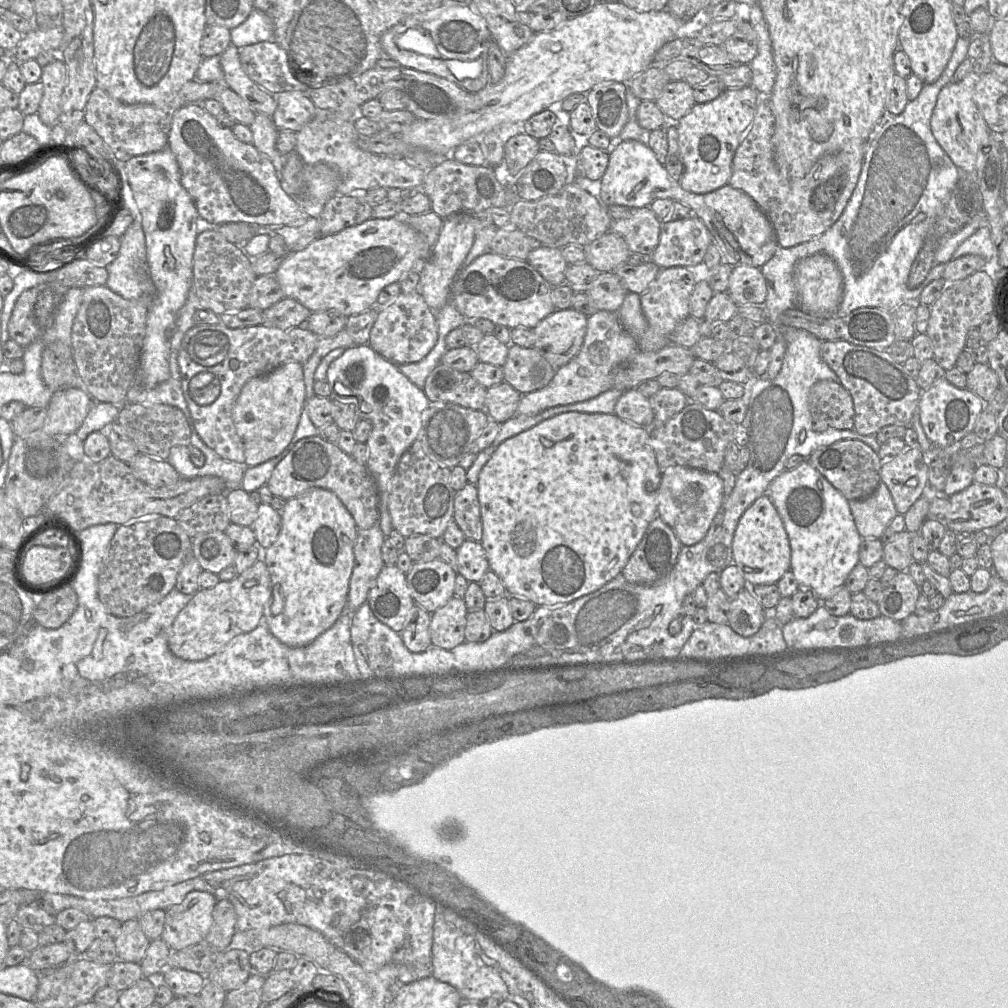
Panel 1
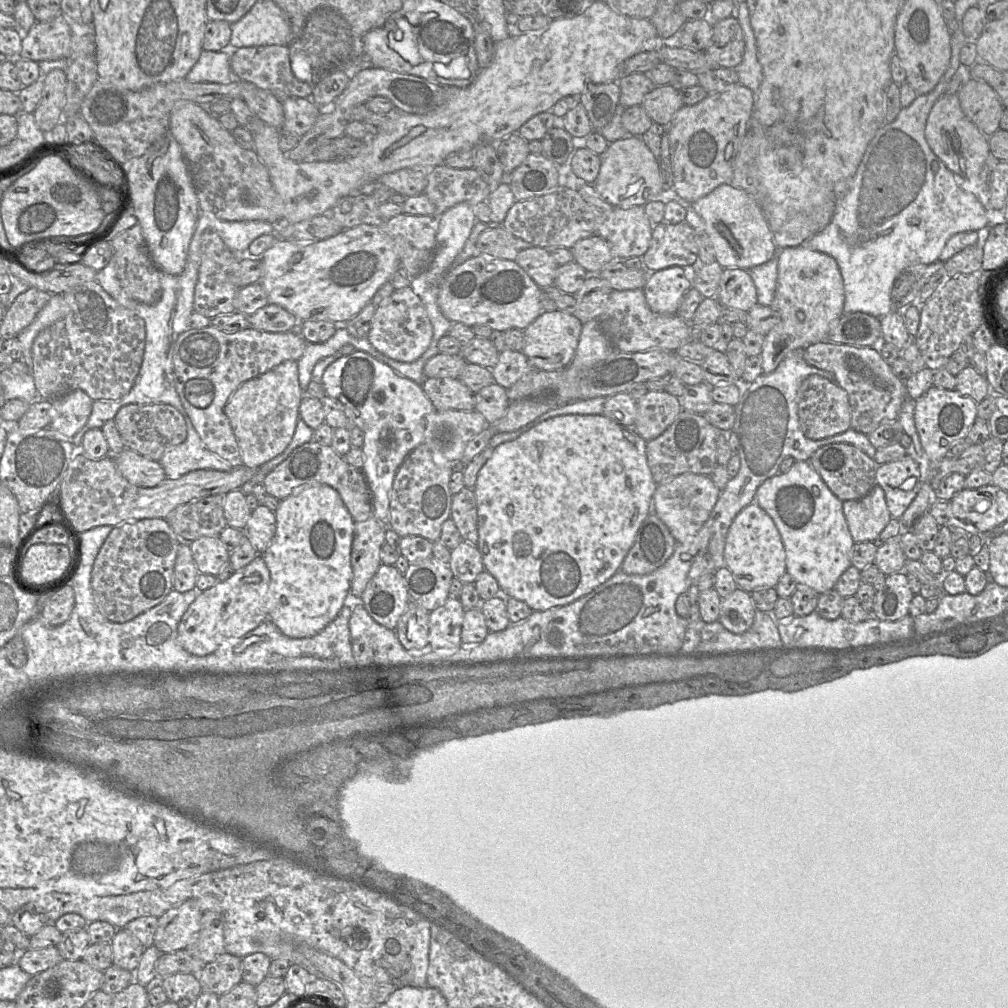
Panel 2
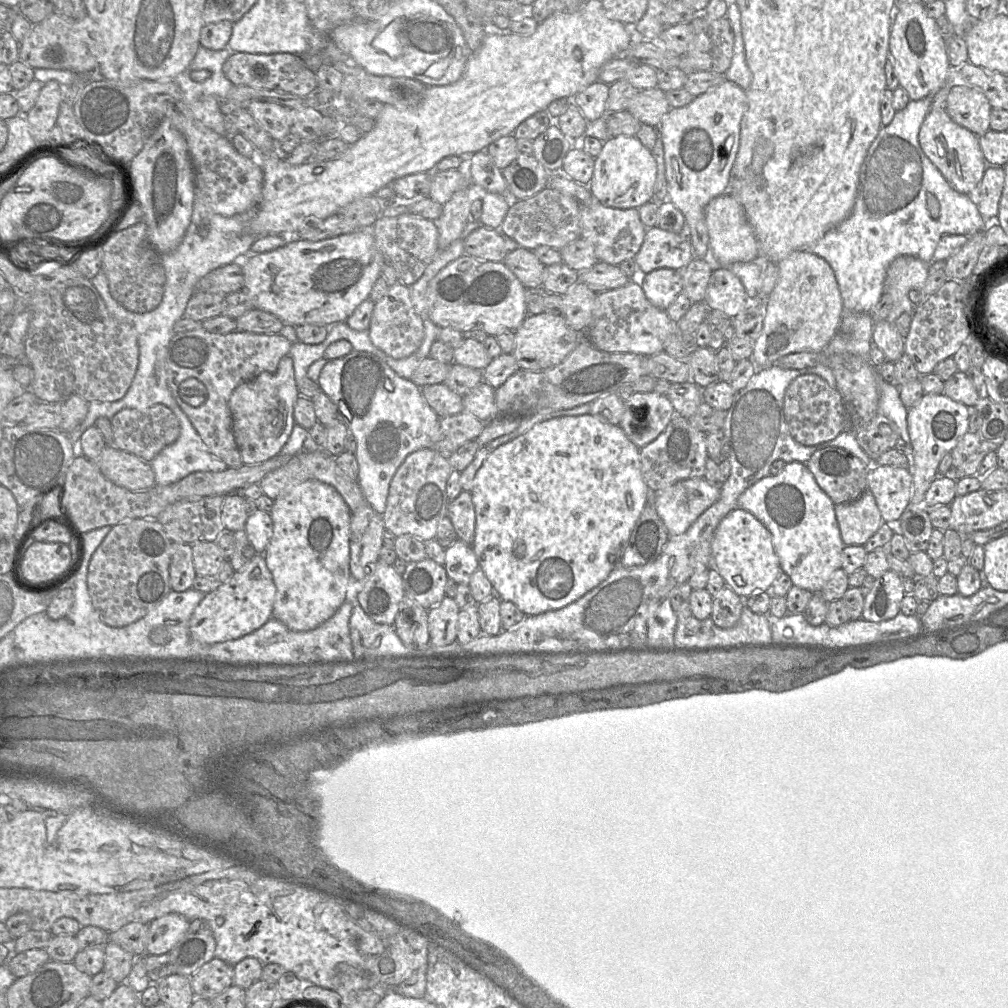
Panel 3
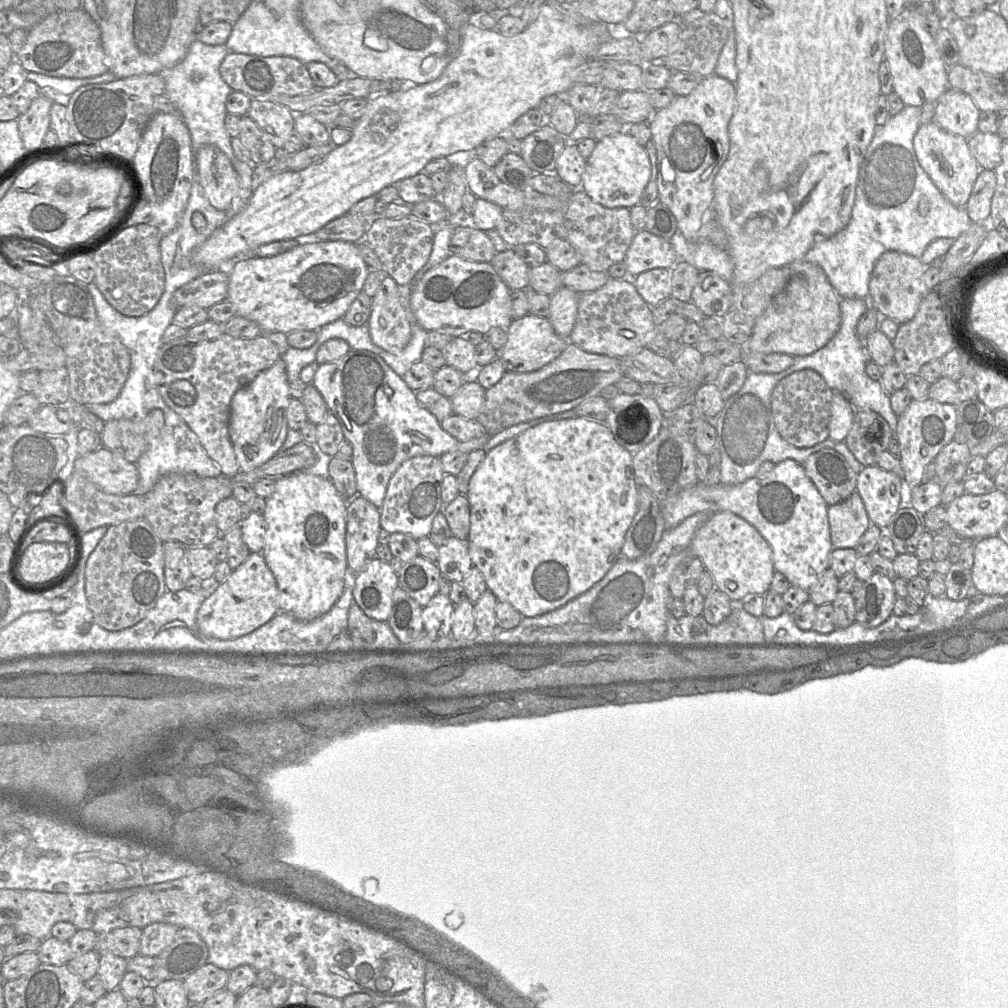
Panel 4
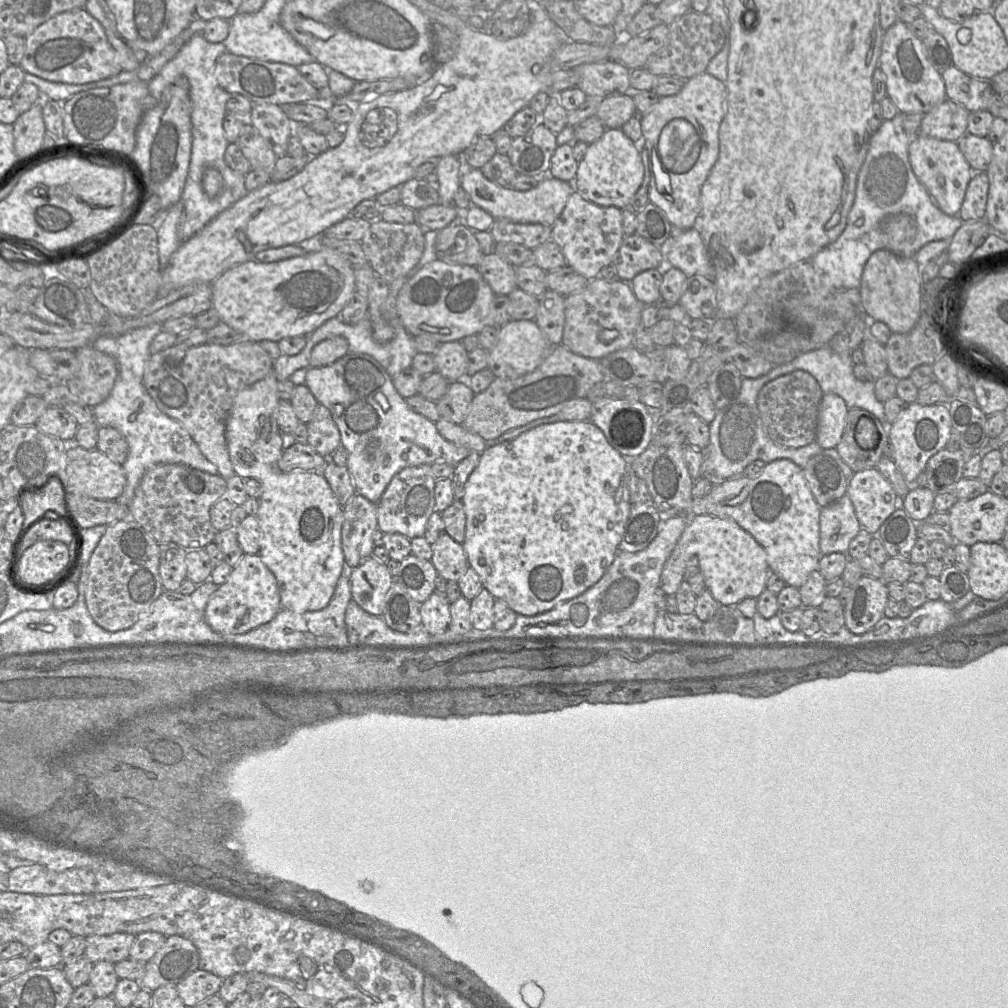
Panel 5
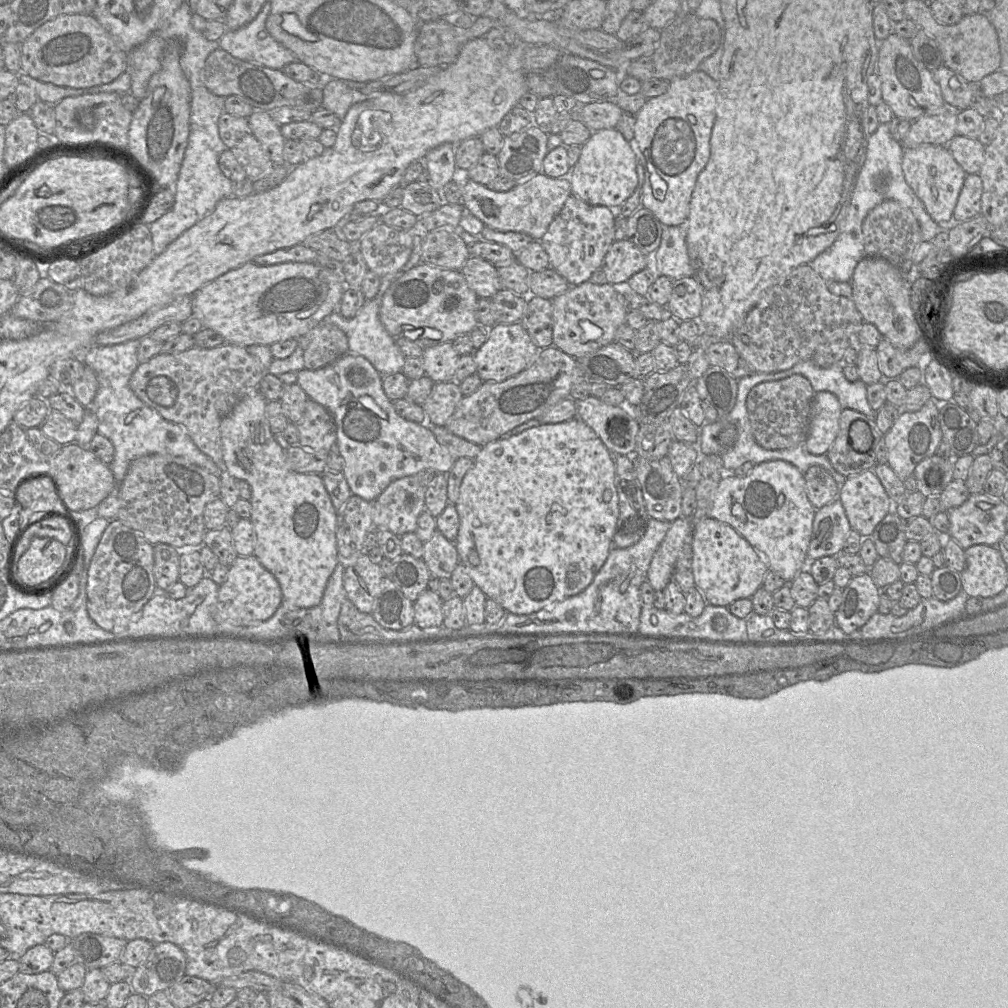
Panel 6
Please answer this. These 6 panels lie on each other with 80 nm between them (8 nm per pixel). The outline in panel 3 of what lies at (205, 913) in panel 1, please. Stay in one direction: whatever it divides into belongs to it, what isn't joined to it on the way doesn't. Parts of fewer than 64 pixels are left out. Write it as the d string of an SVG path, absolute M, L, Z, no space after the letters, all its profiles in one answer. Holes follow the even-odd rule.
M170 913L150 922L146 943L148 955L168 953L184 936L190 921L177 913Z

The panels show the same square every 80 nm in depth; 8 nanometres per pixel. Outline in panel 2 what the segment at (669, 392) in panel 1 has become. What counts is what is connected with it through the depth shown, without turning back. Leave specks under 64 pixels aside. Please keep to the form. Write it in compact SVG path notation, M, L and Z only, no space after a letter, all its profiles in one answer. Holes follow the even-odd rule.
M648 391L647 394L636 400L637 414L634 424L630 428L646 442L662 434L677 418L682 407L676 396L666 391Z

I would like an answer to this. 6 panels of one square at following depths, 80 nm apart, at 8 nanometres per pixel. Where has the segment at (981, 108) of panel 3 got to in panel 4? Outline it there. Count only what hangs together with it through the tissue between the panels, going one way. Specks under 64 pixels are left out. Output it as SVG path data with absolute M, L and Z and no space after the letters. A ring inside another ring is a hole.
M949 87L937 100L932 122L967 139L978 131L980 112L969 95Z

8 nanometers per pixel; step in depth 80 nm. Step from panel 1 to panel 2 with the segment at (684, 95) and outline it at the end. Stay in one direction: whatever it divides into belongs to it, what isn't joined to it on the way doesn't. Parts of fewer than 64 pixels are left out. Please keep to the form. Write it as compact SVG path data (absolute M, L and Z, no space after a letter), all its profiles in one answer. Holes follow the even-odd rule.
M669 84L656 87L647 93L640 105L654 123L664 126L684 106L679 90Z

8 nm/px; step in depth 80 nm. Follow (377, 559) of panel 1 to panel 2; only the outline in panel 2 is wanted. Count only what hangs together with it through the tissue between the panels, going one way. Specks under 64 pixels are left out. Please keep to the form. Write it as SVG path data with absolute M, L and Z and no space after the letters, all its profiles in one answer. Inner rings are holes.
M374 516L355 522L351 549L352 583L350 598L359 600L368 582L382 564L380 553L386 543L386 529Z

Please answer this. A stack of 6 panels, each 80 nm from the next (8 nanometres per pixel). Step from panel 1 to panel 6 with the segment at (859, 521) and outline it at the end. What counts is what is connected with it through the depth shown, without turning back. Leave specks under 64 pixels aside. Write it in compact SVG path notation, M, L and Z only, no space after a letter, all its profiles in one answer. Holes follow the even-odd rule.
M838 499L816 510L807 563L842 551L851 530L844 507Z

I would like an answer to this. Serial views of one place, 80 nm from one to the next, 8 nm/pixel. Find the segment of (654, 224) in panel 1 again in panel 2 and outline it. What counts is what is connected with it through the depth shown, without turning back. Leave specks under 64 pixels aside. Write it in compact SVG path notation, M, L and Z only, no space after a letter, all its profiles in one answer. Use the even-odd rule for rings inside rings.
M643 206L613 208L600 224L596 235L605 239L616 260L641 257L649 248L653 224Z

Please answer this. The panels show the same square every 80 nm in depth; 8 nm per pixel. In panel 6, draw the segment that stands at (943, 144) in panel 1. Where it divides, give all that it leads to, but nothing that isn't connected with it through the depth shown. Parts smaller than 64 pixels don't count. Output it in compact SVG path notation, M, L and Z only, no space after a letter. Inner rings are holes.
M921 145L904 149L902 170L906 183L922 202L930 217L940 225L950 225L967 174L955 161L947 146Z

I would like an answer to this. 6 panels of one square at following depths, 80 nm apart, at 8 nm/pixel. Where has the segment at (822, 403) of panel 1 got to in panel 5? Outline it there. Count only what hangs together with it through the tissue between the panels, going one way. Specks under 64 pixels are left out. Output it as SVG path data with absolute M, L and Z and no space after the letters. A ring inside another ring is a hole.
M804 370L793 371L765 384L758 393L757 407L768 437L788 448L805 447L815 442L823 395L817 380Z

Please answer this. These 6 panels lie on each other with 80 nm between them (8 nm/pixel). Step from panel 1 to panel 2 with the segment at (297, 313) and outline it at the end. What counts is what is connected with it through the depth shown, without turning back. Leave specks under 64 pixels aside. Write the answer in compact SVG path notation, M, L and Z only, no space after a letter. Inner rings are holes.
M268 304L248 315L249 327L265 332L282 333L296 330L298 319L276 304Z

